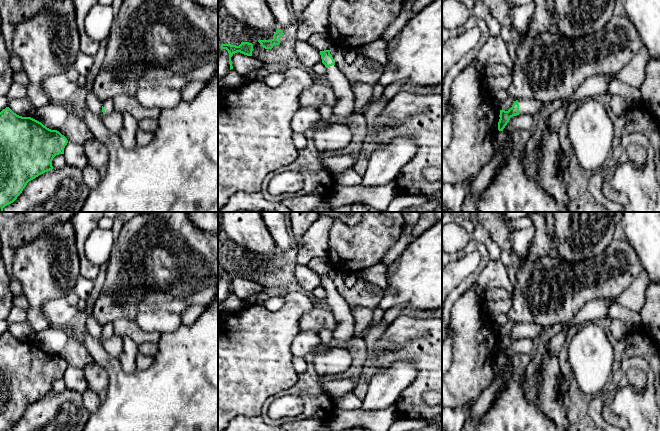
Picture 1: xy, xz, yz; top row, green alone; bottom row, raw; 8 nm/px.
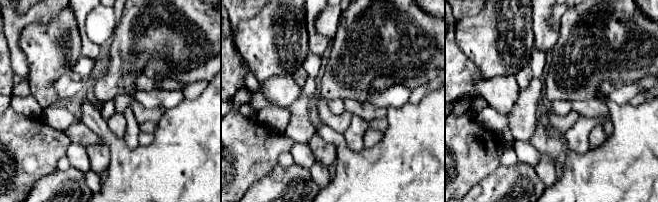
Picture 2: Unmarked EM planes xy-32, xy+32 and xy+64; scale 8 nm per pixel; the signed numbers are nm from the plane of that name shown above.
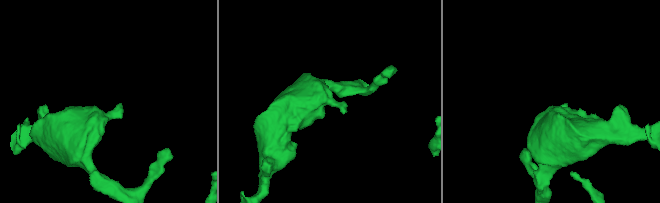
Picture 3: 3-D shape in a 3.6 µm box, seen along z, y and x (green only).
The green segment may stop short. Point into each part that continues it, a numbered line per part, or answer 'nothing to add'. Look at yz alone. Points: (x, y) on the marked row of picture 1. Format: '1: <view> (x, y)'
1: yz (532, 107)

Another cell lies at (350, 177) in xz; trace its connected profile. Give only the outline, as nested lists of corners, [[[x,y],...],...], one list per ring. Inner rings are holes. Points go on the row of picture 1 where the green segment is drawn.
[[[348,169],[337,175],[333,175],[333,180],[335,186],[360,186],[362,176],[354,169]]]

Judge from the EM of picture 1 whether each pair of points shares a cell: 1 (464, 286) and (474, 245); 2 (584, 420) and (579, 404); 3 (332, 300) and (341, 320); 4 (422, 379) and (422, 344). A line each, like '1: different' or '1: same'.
1: same
2: same
3: same
4: same

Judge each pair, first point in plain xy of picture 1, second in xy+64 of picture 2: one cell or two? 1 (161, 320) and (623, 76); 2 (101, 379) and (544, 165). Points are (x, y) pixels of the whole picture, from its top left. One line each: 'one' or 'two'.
1: two
2: two

